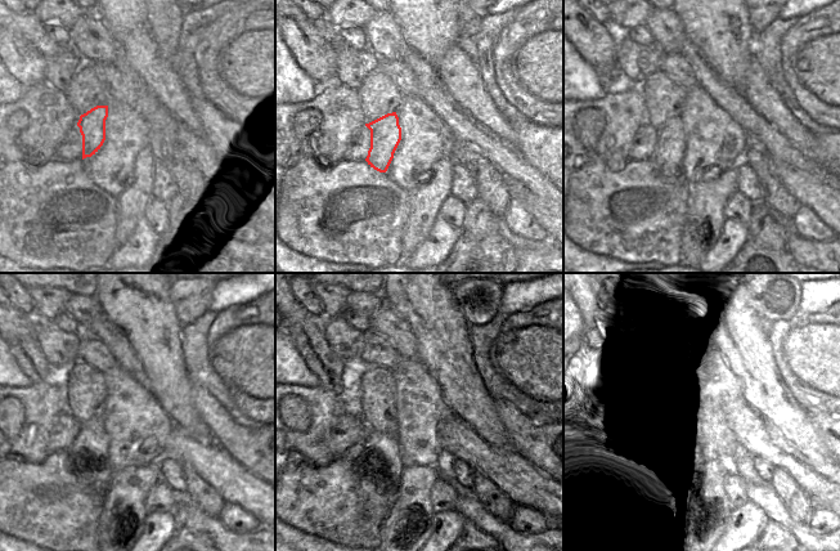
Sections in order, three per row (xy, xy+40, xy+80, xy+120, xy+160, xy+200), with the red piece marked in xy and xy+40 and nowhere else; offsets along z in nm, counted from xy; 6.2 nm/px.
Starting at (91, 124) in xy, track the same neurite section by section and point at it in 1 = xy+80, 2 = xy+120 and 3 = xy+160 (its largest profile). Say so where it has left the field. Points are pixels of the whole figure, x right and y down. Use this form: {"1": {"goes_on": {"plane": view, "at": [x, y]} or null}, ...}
{"1": {"goes_on": {"plane": "xy+80", "at": [669, 151]}}, "2": {"goes_on": {"plane": "xy+120", "at": [90, 448]}}, "3": {"goes_on": {"plane": "xy+160", "at": [376, 453]}}}

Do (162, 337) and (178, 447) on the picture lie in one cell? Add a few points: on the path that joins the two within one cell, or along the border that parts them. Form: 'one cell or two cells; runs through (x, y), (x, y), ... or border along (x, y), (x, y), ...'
two cells; border along (175, 426), (202, 442)

